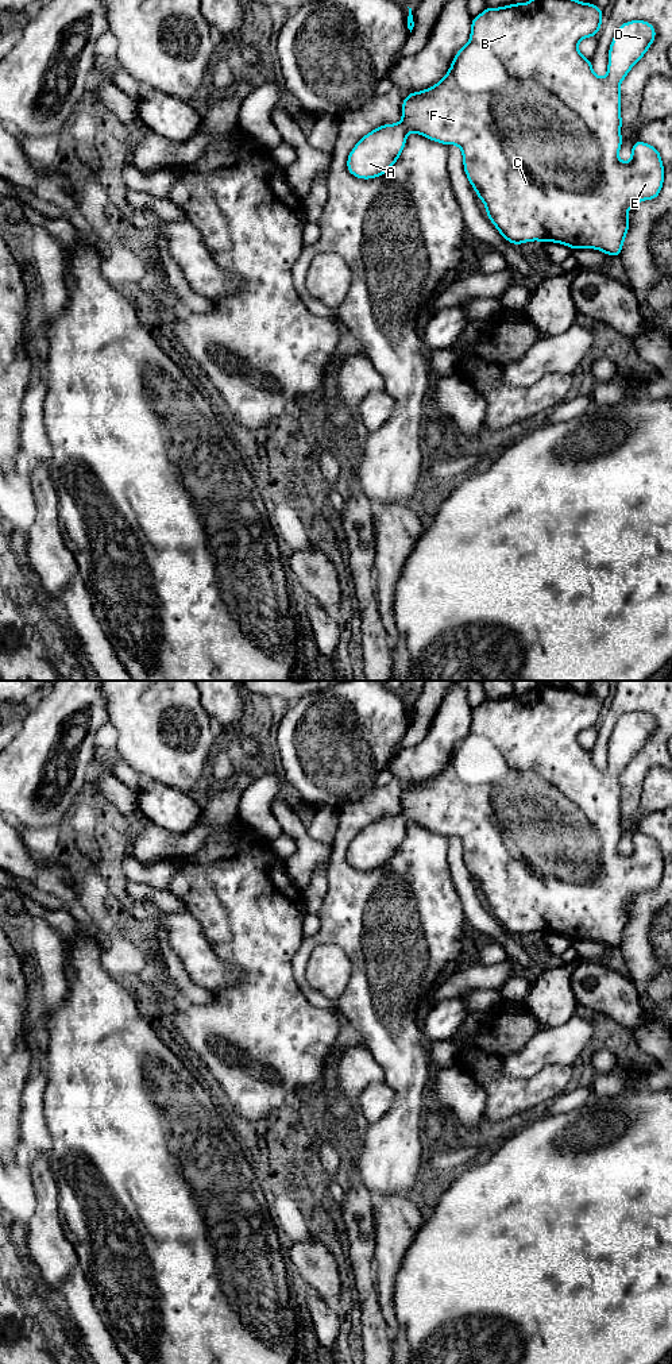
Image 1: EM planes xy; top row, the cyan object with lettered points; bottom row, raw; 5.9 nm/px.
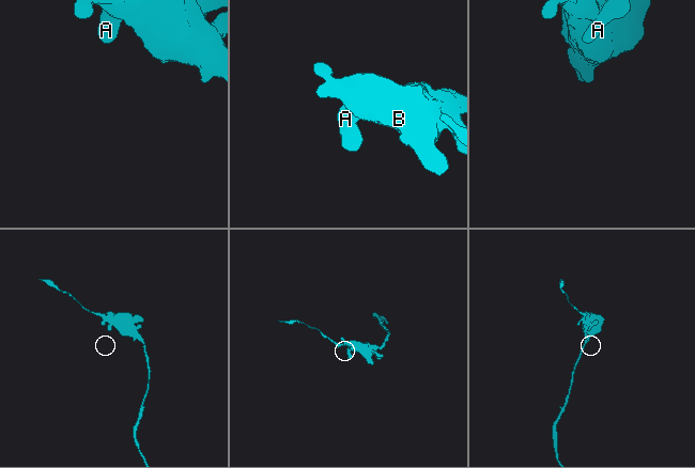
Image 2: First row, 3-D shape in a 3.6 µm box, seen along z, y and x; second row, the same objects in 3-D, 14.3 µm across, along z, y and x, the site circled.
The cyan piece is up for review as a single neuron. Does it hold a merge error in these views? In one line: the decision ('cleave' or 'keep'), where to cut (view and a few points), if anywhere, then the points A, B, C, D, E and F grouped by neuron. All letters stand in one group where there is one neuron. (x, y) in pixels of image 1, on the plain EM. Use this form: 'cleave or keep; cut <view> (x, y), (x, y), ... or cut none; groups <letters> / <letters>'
keep; cut none; groups A B C D E F

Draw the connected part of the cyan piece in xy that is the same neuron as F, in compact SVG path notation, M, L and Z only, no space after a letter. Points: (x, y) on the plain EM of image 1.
M538 685L536 689L525 696L513 694L511 697L501 700L487 698L479 708L472 709L471 728L468 735L461 739L453 754L445 766L445 768L429 781L422 783L413 783L402 793L402 813L397 816L383 816L379 820L370 822L364 827L347 851L348 863L363 871L381 868L387 864L390 859L397 854L406 836L406 825L417 824L430 832L443 836L457 836L463 843L463 856L470 875L475 881L478 889L486 897L486 906L493 913L501 926L510 935L518 937L530 932L540 933L556 933L563 935L572 941L575 940L596 940L607 947L619 948L623 937L623 930L629 921L627 902L642 891L653 891L661 883L664 875L664 858L660 844L656 839L637 832L632 837L632 851L629 854L621 854L618 844L622 837L621 829L621 782L619 777L627 767L629 762L642 750L646 741L650 739L656 729L654 718L645 712L632 712L619 717L617 721L611 737L609 740L609 759L607 768L599 770L591 756L591 751L584 750L578 736L587 728L596 728L602 717L603 701L591 696L580 694L571 687L556 687Z

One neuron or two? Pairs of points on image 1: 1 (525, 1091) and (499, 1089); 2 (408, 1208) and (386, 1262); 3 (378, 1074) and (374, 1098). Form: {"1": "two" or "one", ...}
{"1": "one", "2": "one", "3": "two"}

